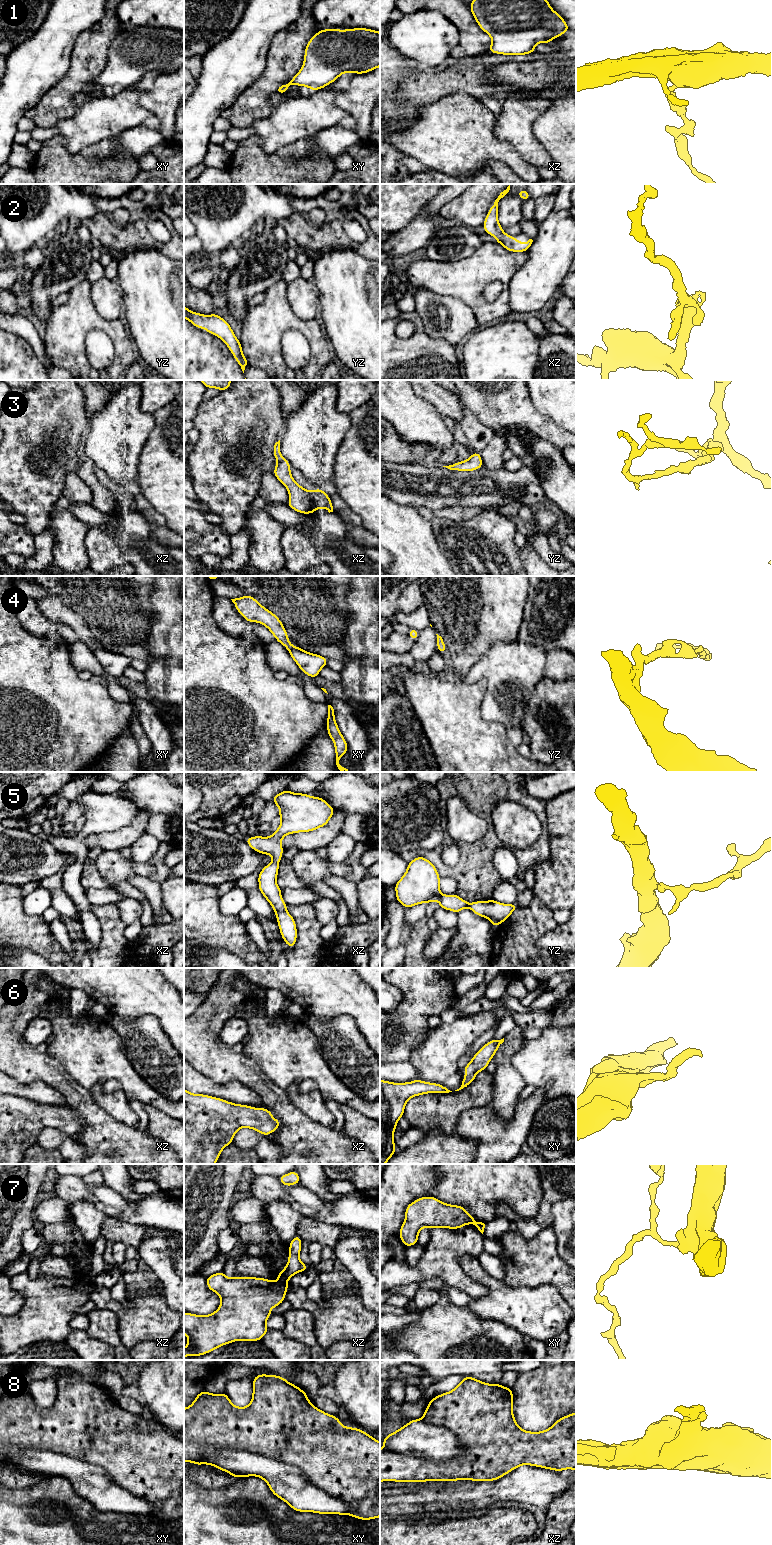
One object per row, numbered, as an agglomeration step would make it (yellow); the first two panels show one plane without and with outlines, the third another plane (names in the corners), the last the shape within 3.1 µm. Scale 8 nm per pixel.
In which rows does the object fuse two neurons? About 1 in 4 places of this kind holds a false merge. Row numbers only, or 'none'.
7, 8

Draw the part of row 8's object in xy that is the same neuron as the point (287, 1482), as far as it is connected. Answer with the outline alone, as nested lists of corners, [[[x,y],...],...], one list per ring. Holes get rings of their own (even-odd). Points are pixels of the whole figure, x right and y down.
[[[223,1449],[217,1450],[208,1456],[205,1459],[205,1464],[228,1472],[233,1478],[257,1476],[263,1479],[276,1497],[286,1502],[293,1510],[298,1512],[348,1515],[350,1510],[346,1502],[332,1497],[324,1490],[315,1486],[299,1468],[266,1456],[245,1450]]]

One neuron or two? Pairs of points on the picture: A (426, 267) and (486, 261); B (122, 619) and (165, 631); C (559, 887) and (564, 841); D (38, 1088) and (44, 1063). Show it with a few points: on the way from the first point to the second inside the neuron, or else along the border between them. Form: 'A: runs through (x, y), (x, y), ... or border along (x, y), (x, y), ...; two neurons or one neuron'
A: runs through (441, 271), (471, 271); one neuron
B: border along (151, 604), (150, 631), (146, 641), (141, 645); two neurons
C: runs through (564, 876), (564, 852); one neuron
D: border along (16, 1081), (22, 1083), (44, 1082), (60, 1094); two neurons

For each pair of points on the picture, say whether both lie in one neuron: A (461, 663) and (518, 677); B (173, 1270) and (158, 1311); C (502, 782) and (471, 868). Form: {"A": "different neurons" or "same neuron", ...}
{"A": "different neurons", "B": "different neurons", "C": "same neuron"}

